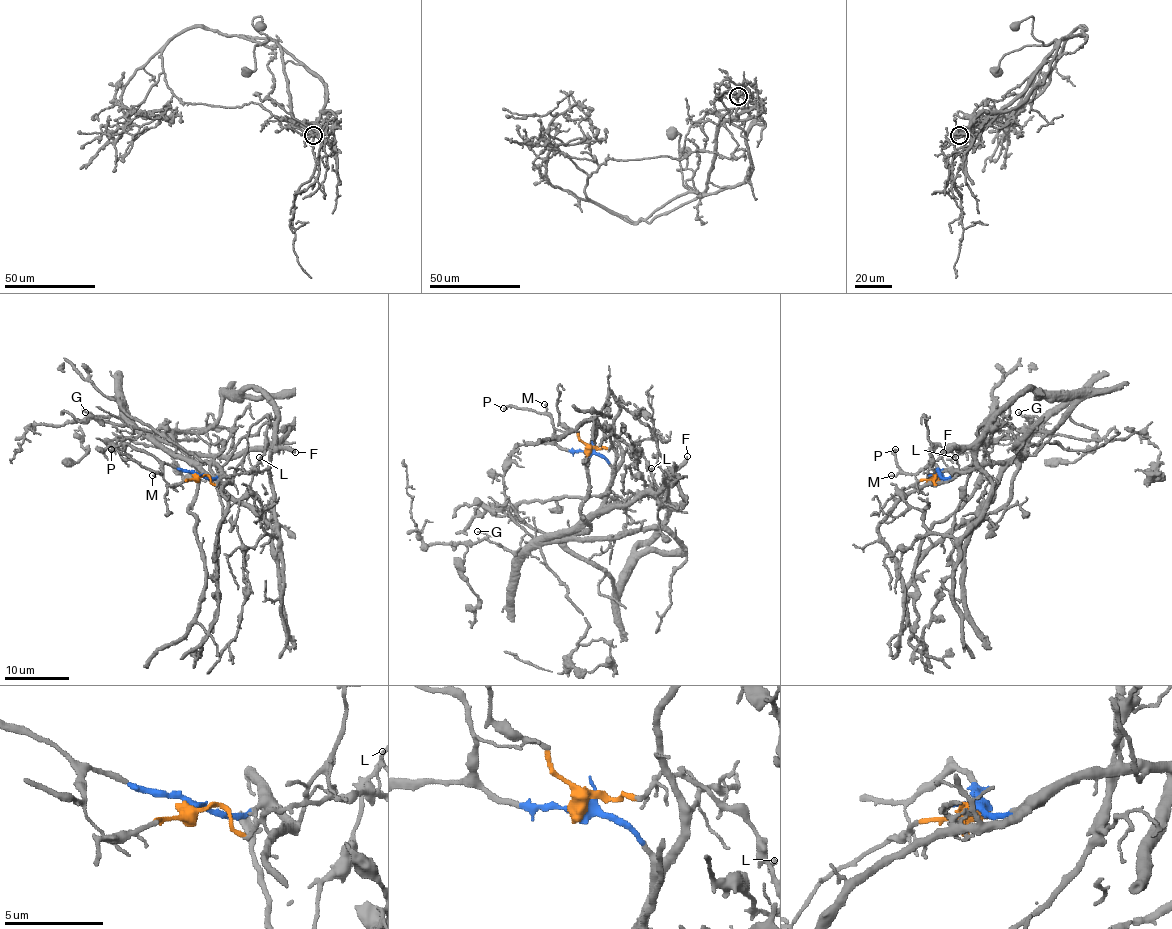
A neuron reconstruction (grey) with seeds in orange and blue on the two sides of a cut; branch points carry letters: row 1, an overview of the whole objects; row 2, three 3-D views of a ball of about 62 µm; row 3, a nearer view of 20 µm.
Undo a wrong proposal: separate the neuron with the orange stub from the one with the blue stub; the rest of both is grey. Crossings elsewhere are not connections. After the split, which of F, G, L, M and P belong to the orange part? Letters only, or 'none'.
F, L

